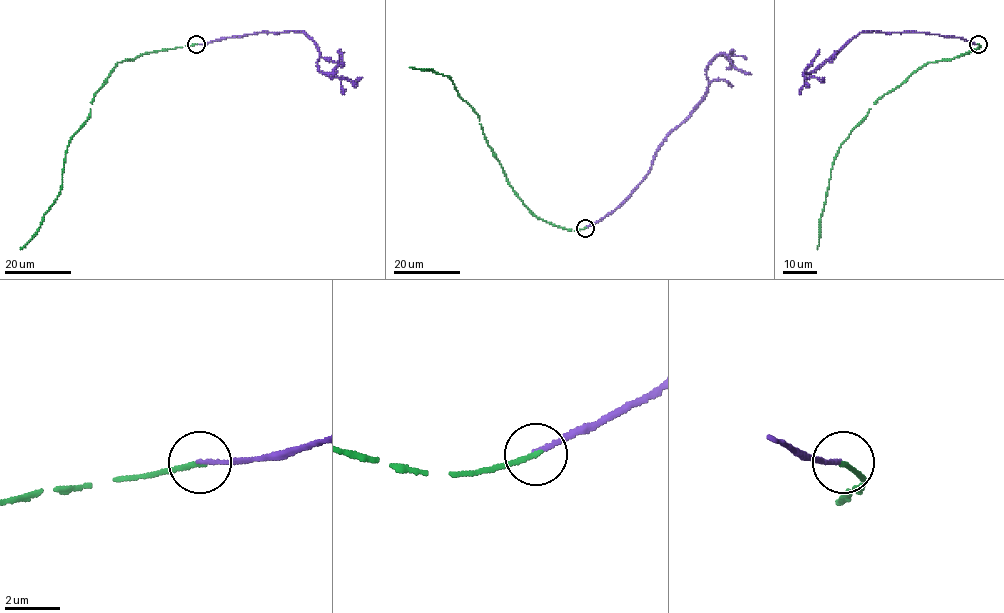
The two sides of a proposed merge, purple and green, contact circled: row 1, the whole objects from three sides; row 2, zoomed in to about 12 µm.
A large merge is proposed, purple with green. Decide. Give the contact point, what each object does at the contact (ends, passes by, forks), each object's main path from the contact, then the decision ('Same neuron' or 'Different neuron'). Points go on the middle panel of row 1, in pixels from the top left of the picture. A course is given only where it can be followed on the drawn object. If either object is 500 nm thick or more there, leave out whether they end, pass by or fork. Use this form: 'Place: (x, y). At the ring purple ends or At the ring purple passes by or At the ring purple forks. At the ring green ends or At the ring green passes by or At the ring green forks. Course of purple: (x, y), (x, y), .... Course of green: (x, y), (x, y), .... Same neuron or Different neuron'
Place: (585, 228). At the ring purple ends. At the ring green ends. Course of purple: (585, 228), (610, 214), (649, 170), (660, 143), (705, 93), (707, 66), (718, 54), (751, 73). Course of green: (585, 228), (570, 230), (535, 215), (507, 181), (479, 116), (449, 77), (410, 68). Same neuron

